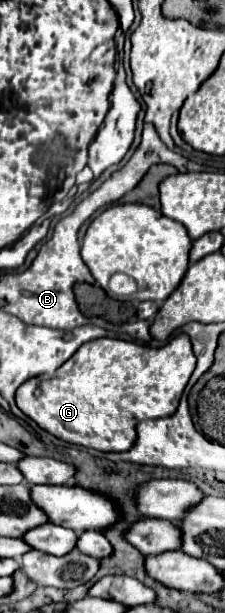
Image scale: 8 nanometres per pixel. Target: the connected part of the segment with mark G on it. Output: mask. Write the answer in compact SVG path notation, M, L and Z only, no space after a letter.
M184 333L158 349L122 339L94 339L84 343L54 373L22 383L16 391L16 405L66 443L96 451L132 447L138 421L168 417L176 411L194 367L192 343Z

